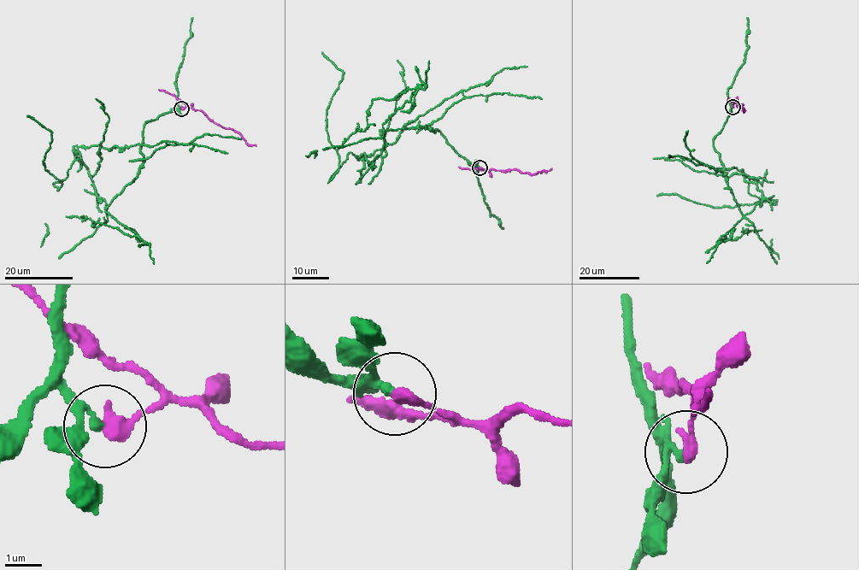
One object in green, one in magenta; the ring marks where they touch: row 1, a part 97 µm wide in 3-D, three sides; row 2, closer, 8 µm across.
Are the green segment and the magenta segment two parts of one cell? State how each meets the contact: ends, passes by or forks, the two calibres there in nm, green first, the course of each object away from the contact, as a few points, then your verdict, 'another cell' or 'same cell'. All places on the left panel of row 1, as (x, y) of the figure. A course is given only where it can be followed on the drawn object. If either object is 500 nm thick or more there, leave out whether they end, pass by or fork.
green passes by; magenta ends; calibres 160 and 360 nm; course green (181, 108), (145, 124), (140, 172), (107, 208), (79, 153), (53, 185), (50, 132), (26, 116); course magenta (182, 108), (190, 106), (195, 110), (201, 110), (215, 123), (236, 131), (250, 145), (255, 145); another cell

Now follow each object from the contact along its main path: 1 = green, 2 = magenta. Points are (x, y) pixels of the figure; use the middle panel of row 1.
1: (479, 167), (438, 129), (390, 129), (373, 165), (348, 153), (328, 182), (343, 72), (321, 52)
2: (479, 167), (506, 171), (513, 169), (532, 174), (551, 168)

